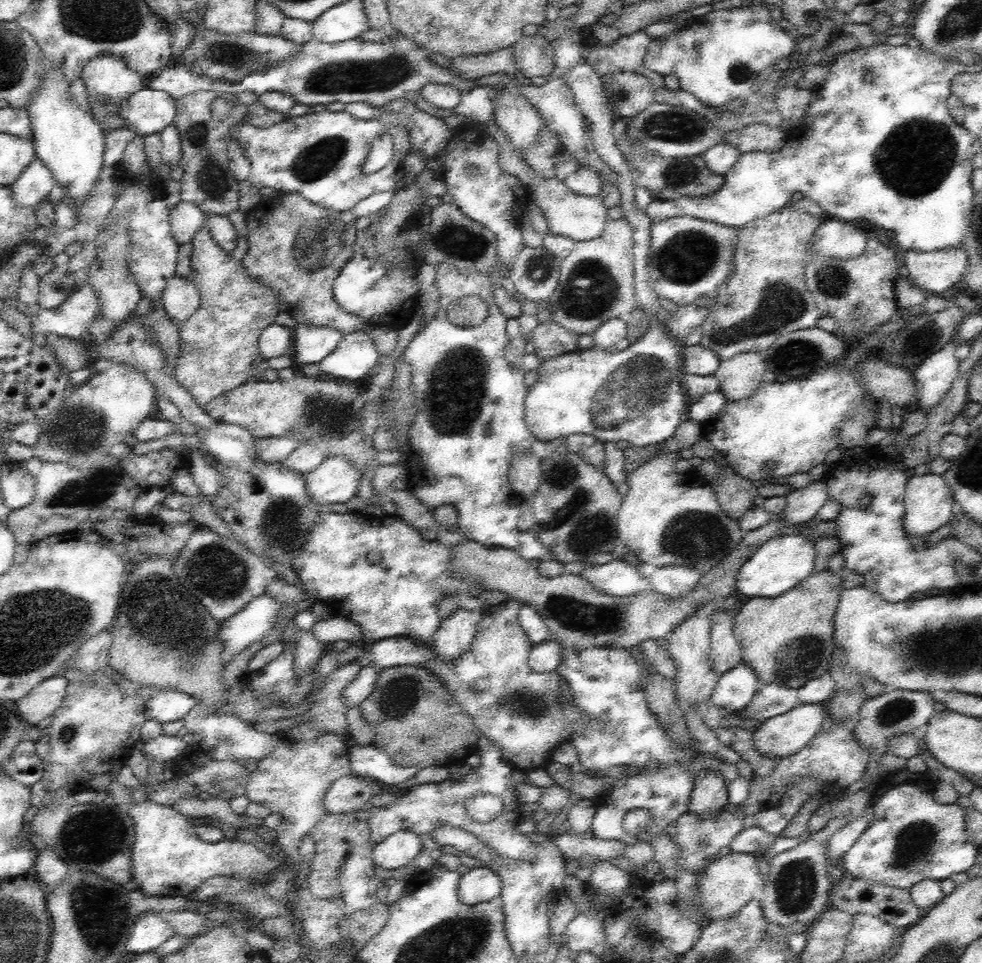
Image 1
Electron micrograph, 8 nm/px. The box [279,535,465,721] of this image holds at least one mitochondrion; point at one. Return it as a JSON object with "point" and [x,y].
{"point":[389,709]}

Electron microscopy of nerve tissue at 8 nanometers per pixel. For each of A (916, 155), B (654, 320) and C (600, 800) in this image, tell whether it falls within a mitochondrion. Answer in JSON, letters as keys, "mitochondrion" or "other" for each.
{"A":"mitochondrion","B":"other","C":"other"}

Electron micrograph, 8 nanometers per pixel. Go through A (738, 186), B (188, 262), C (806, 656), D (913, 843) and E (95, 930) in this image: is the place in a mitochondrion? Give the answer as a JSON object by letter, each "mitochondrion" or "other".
{"A":"other","B":"other","C":"mitochondrion","D":"mitochondrion","E":"mitochondrion"}

